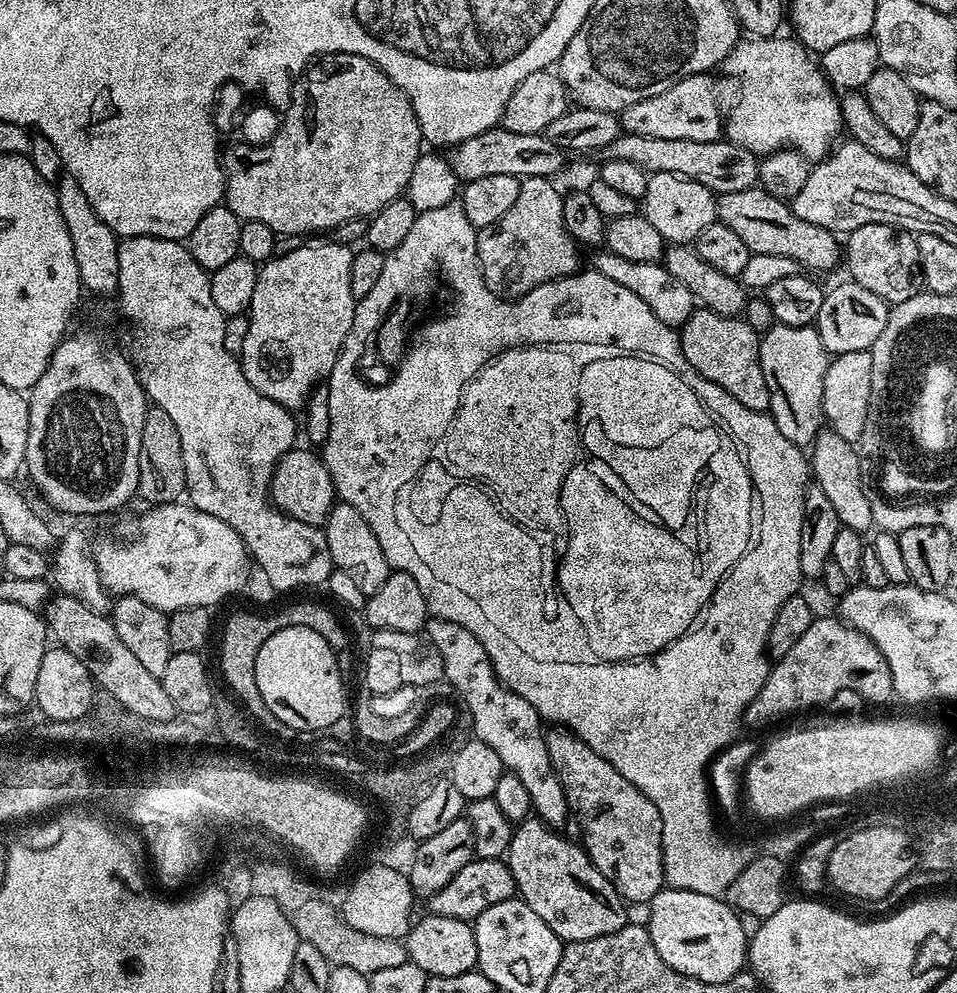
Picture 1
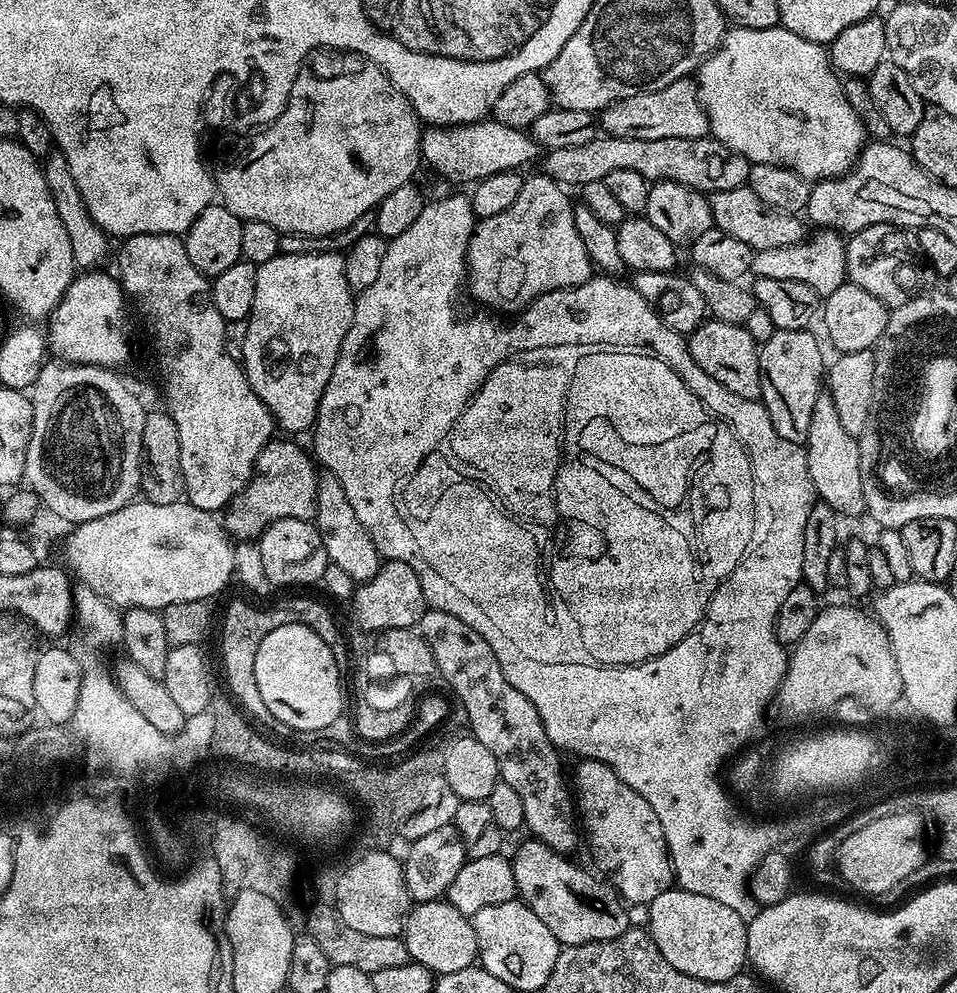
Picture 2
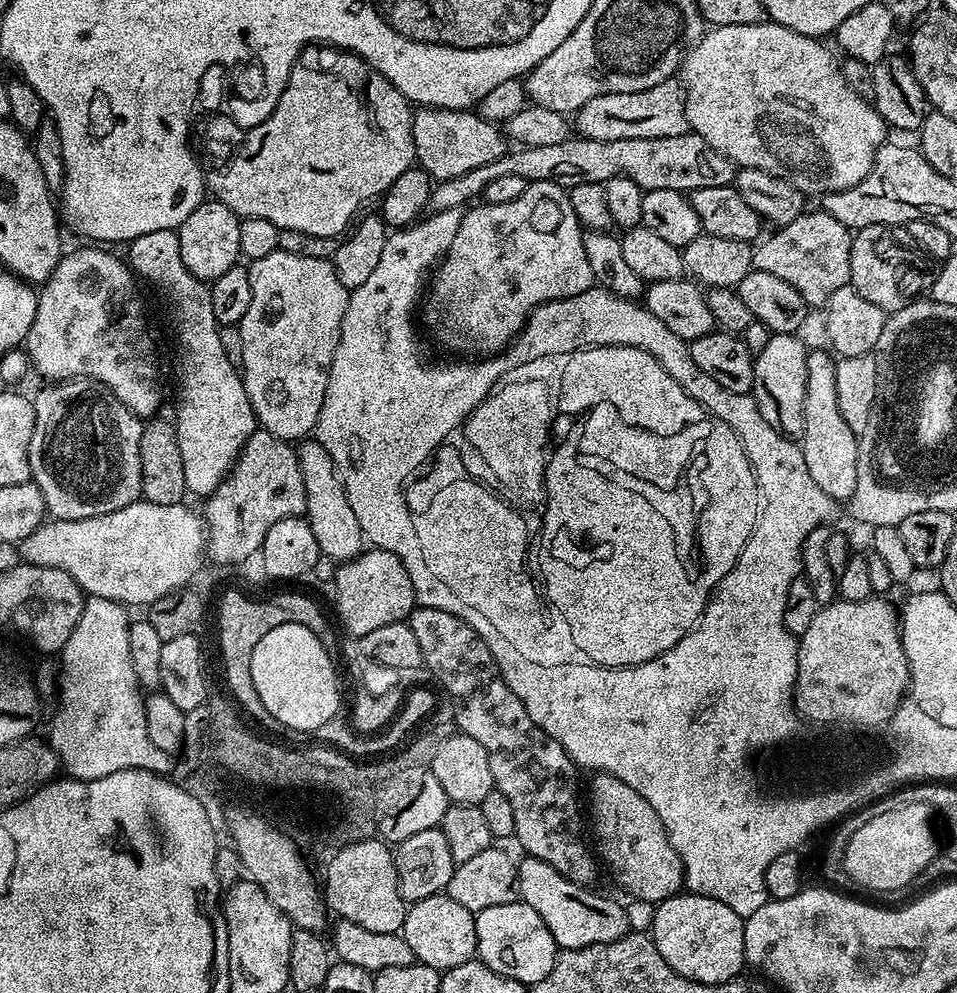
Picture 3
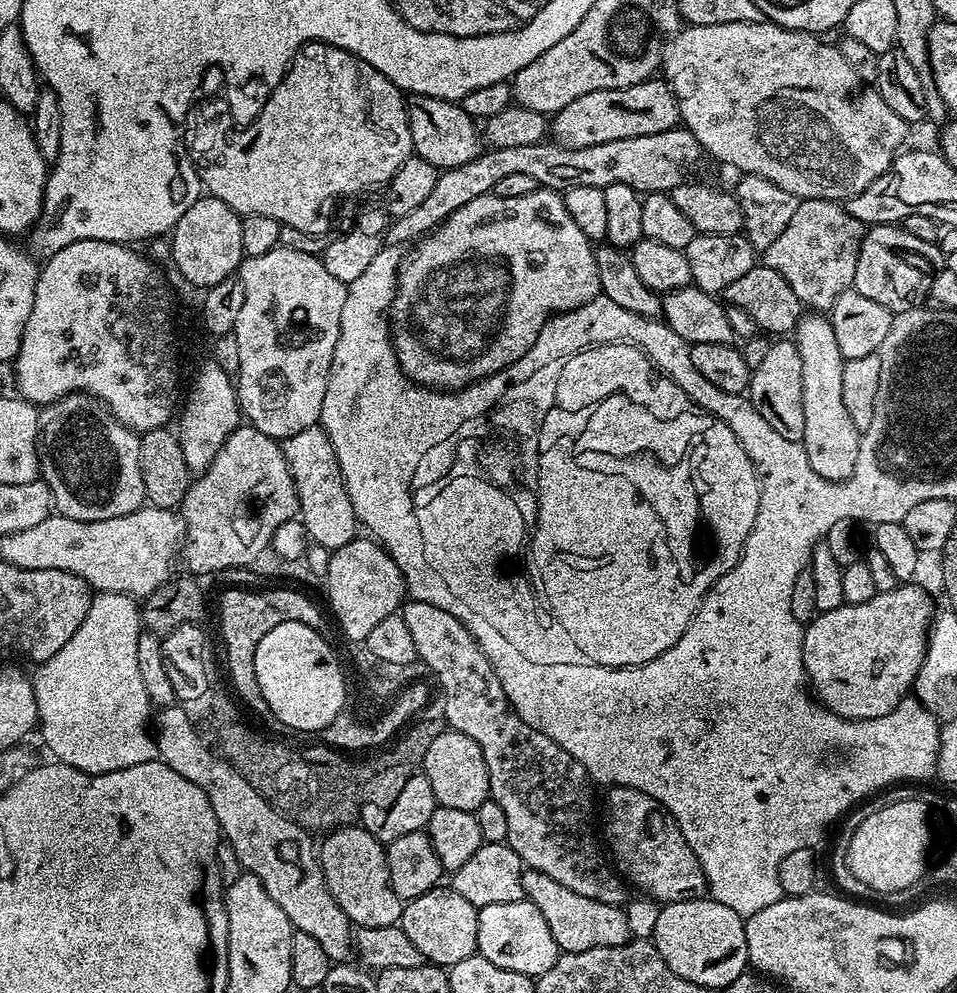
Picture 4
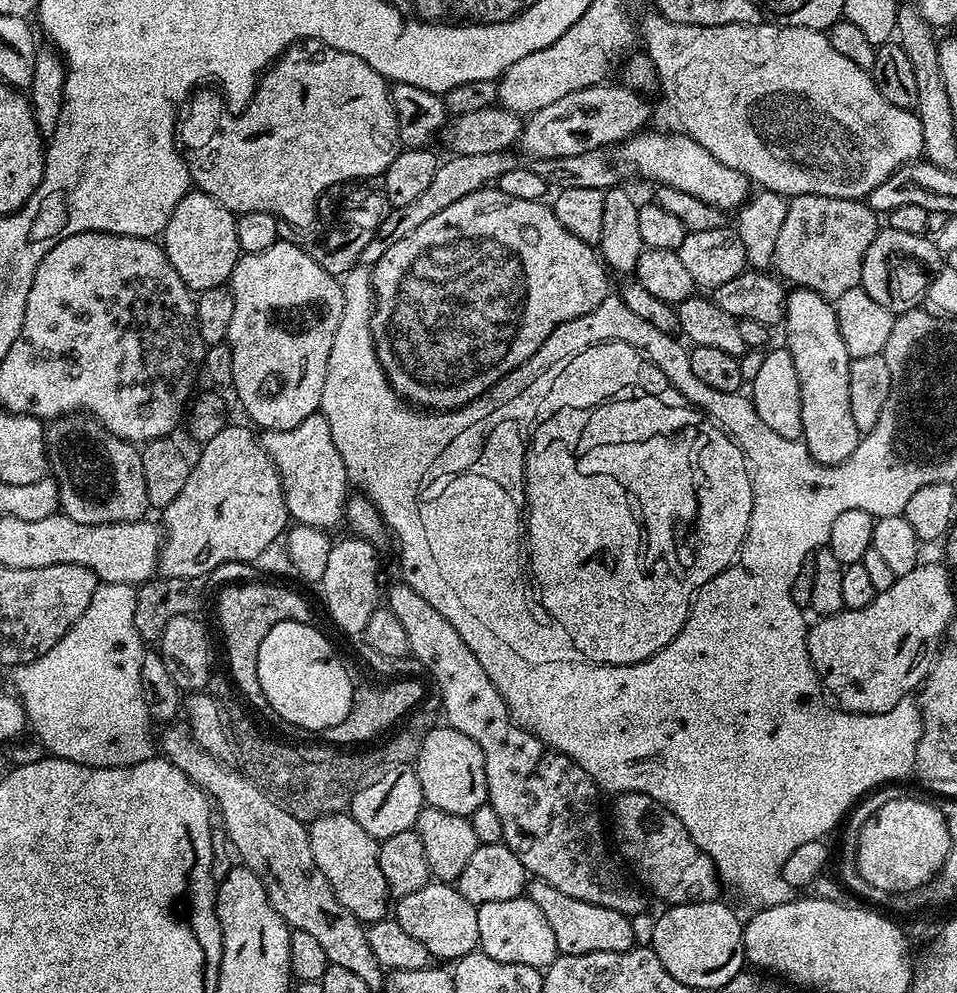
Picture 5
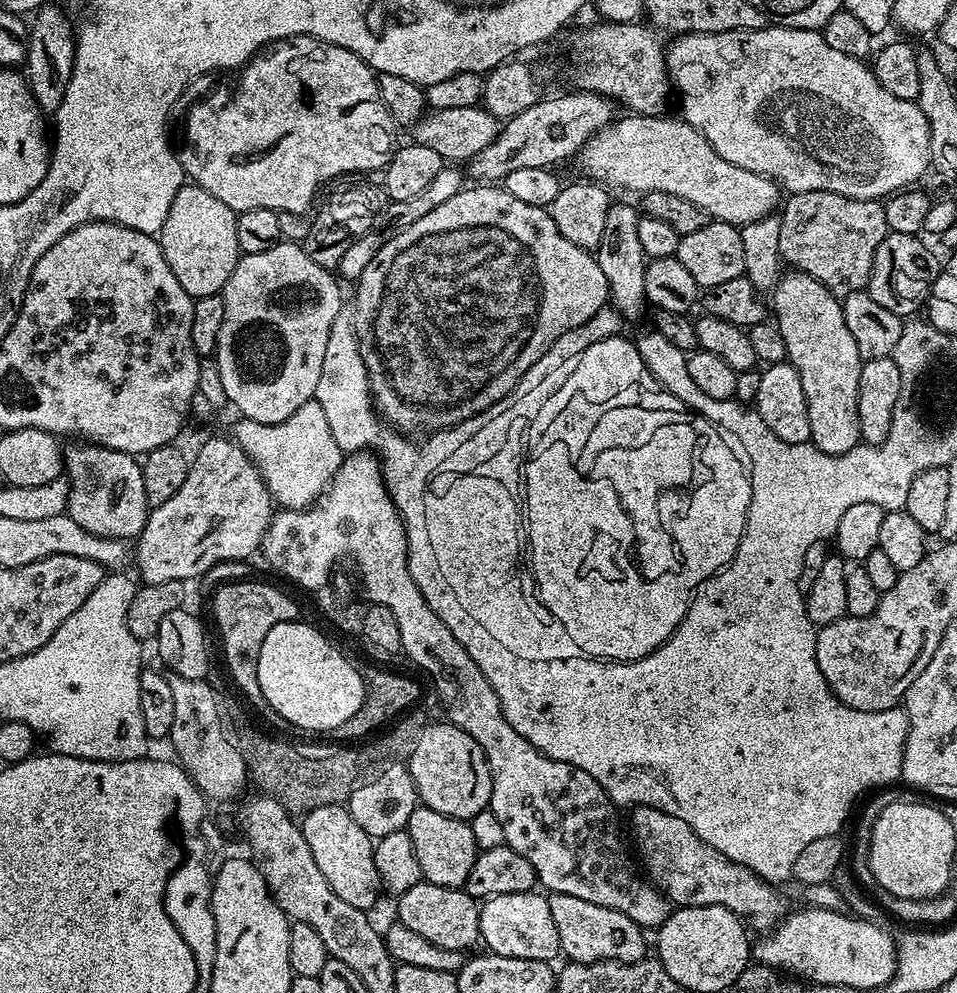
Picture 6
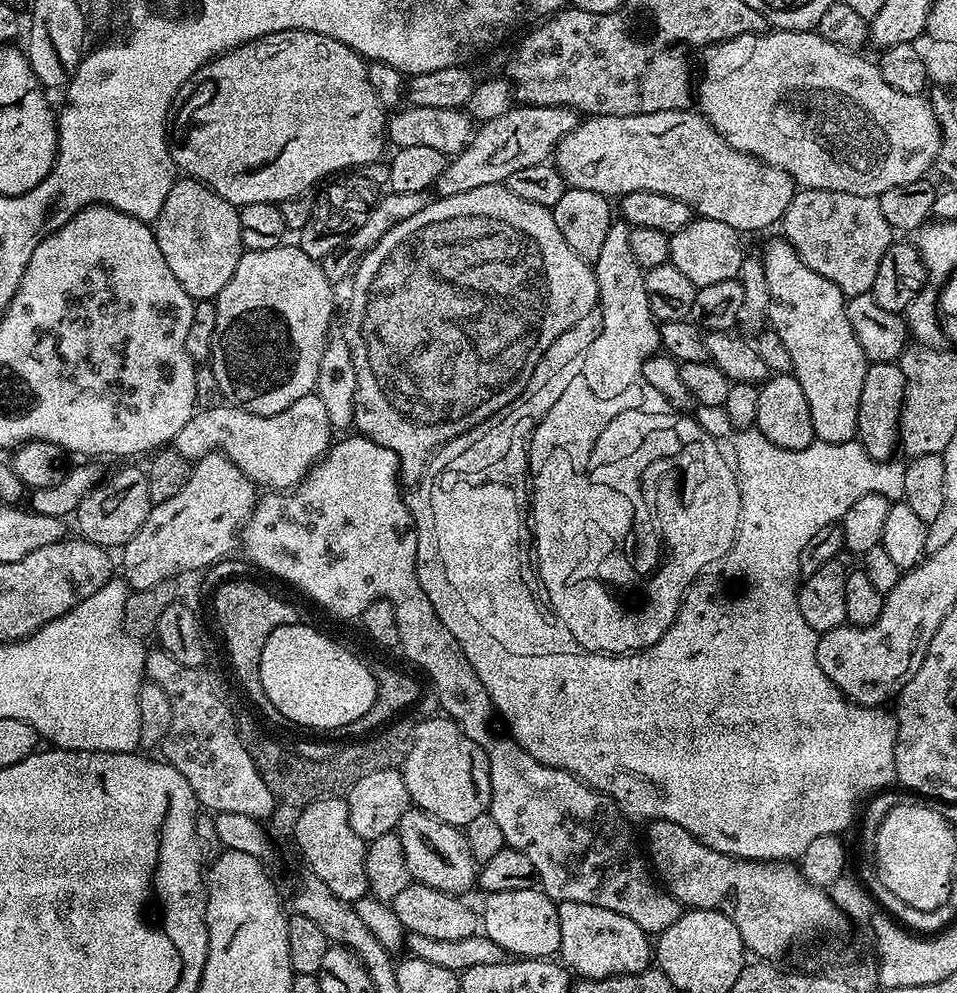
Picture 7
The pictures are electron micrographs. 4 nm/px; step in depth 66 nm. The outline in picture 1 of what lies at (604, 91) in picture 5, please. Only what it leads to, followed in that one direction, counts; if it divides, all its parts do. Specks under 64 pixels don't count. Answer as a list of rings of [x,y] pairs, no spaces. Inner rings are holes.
[[[708,72],[682,78],[664,93],[634,102],[619,113],[624,132],[642,134],[642,138],[682,138],[682,142],[714,142],[722,136],[722,108],[716,101],[716,84]]]

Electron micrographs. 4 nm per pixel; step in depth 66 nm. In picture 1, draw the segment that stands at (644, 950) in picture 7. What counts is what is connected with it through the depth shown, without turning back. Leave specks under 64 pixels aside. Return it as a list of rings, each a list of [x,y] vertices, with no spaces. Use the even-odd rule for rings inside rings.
[[[539,818],[521,820],[515,825],[506,863],[514,874],[519,899],[528,903],[561,942],[602,938],[602,934],[622,930],[630,920],[629,905],[594,866],[583,847],[556,832],[559,831]]]

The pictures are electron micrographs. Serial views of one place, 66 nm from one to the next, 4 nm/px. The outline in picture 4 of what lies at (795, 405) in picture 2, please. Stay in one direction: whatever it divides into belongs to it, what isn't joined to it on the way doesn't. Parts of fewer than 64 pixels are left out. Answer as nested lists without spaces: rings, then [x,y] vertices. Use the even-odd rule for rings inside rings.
[[[776,338],[772,340],[770,350],[765,355],[764,361],[758,367],[751,369],[748,390],[746,393],[752,401],[754,410],[782,434],[782,438],[803,441],[806,430],[806,414],[802,414],[802,357],[798,354],[798,346],[791,339]]]

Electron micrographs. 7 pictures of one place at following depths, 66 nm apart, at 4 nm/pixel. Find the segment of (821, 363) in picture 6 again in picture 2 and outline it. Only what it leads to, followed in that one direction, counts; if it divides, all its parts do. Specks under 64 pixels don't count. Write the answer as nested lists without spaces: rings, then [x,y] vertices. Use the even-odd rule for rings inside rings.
[[[821,394],[814,402],[814,412],[810,414],[810,430],[802,447],[810,470],[812,488],[817,497],[823,503],[830,505],[841,517],[860,515],[863,517],[866,509],[864,507],[864,467],[860,461],[860,441],[857,437],[846,434],[846,429],[842,427],[842,422],[838,419],[838,410],[834,410],[834,404],[827,394]]]

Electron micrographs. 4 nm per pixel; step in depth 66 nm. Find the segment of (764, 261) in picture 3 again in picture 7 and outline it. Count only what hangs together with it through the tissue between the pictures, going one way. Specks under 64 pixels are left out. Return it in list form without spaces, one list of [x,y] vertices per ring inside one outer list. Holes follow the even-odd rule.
[[[800,188],[790,206],[786,206],[783,228],[783,239],[794,246],[798,258],[802,258],[814,274],[830,278],[846,298],[871,293],[882,254],[886,254],[894,242],[892,227],[882,215],[877,197],[846,194],[838,190]]]

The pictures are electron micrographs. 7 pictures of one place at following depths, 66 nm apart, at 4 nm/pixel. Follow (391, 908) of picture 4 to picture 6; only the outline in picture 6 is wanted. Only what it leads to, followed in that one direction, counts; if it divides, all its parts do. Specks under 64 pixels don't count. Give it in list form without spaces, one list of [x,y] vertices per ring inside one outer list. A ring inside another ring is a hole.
[[[344,804],[318,806],[318,810],[303,817],[300,829],[306,838],[306,846],[310,846],[310,854],[314,854],[314,862],[318,862],[318,870],[326,874],[333,886],[339,885],[341,880],[352,887],[340,892],[342,902],[350,902],[350,906],[372,910],[376,899],[382,896],[378,866],[374,866],[373,845],[366,839],[362,826],[354,822],[347,807]]]

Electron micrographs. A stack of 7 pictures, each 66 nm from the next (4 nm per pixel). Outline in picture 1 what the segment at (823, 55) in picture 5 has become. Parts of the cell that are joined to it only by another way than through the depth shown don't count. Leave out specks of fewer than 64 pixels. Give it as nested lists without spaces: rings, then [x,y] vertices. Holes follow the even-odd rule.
[[[741,39],[723,60],[722,70],[736,83],[736,88],[740,91],[736,105],[726,112],[727,139],[757,154],[779,152],[782,148],[795,148],[810,162],[823,160],[845,131],[837,93],[824,76],[819,63],[813,59],[803,44],[795,39],[792,39],[793,41],[780,39]]]

